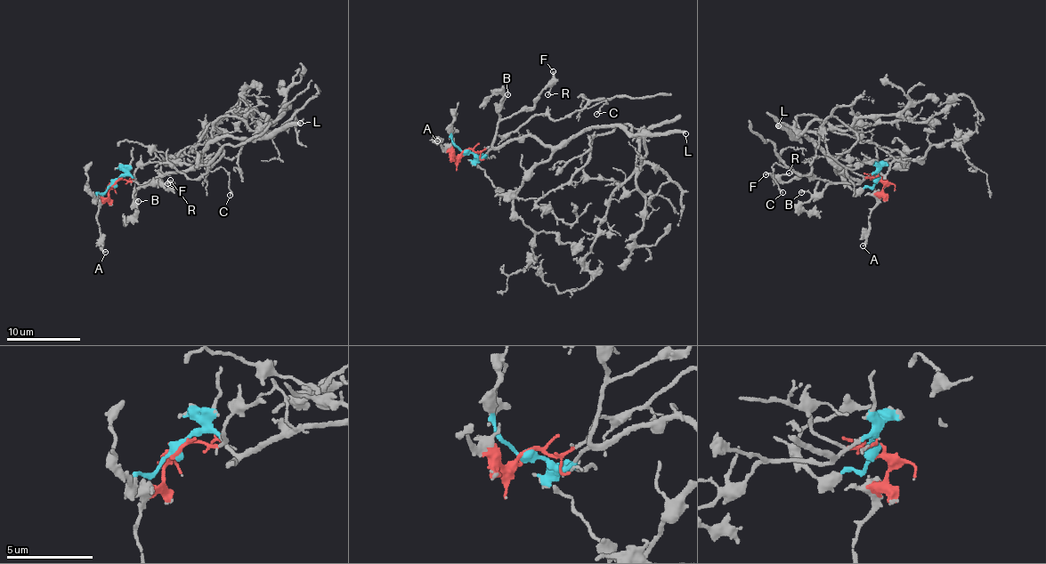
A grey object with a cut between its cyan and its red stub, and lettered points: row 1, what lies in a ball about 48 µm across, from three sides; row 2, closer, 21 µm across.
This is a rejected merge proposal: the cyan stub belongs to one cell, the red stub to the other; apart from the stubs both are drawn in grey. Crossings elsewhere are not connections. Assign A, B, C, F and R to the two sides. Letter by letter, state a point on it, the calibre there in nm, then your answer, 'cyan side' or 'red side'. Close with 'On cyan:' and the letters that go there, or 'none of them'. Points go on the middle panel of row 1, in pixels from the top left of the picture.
A: at (437, 140); 190 nm thick; red side
B: at (507, 94); 150 nm thick; cyan side
C: at (596, 114); 170 nm thick; red side
F: at (553, 71); 180 nm thick; cyan side
R: at (547, 94); 140 nm thick; cyan side
On cyan: B, F, R

